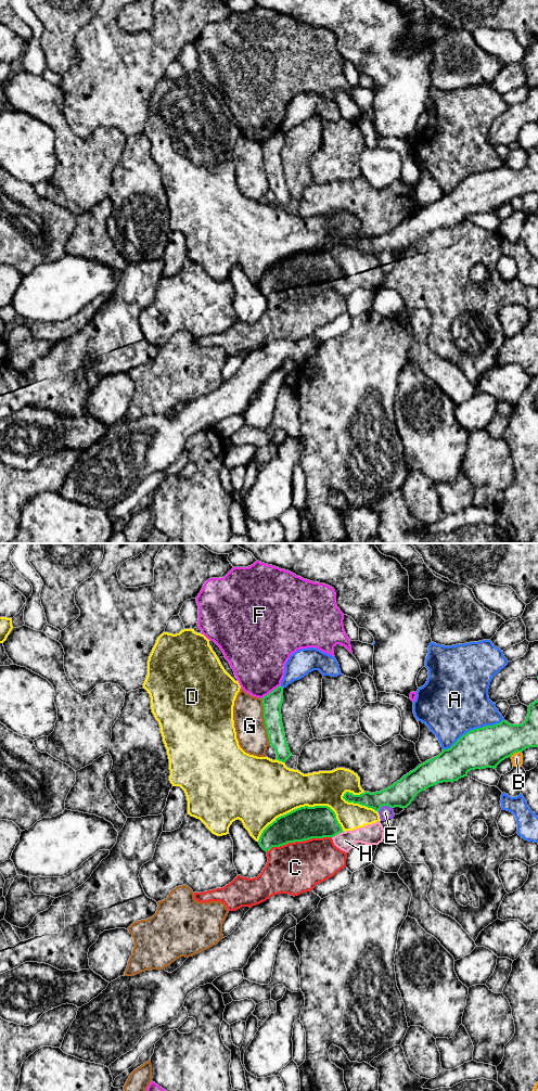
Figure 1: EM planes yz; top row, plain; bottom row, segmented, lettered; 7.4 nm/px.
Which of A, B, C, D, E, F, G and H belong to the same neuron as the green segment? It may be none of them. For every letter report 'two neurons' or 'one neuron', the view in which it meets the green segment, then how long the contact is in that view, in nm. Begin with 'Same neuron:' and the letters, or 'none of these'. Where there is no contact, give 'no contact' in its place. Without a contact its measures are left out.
Same neuron: C
A: two neurons; contact in yz; length 500 nm
B: two neurons; contact in yz; length 90 nm
C: one neuron; contact in yz; length 500 nm
D: two neurons; contact in yz; length 650 nm
E: two neurons; contact in yz; length 120 nm
F: two neurons; contact in yz; length 180 nm
G: two neurons; contact in yz; length 360 nm
H: two neurons; contact in yz; length 100 nm

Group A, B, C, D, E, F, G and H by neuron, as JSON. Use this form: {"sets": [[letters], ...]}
{"sets": [["A"], ["B"], ["C"], ["D", "H"], ["E"], ["F"], ["G"]]}

